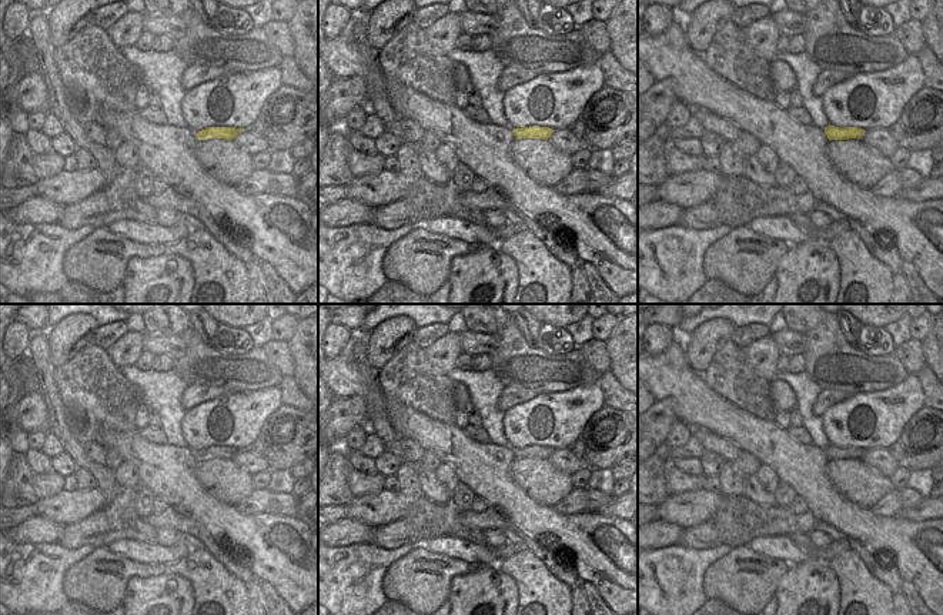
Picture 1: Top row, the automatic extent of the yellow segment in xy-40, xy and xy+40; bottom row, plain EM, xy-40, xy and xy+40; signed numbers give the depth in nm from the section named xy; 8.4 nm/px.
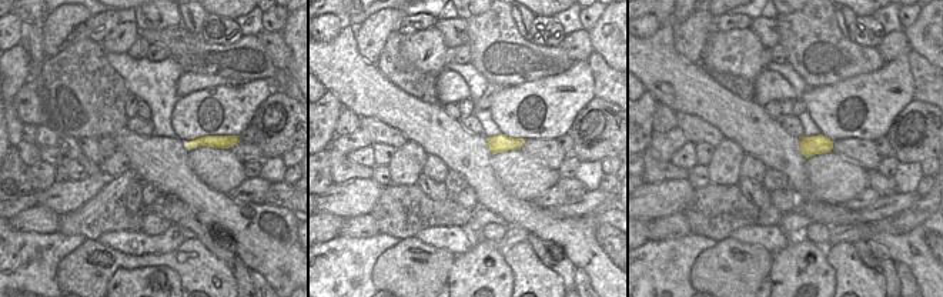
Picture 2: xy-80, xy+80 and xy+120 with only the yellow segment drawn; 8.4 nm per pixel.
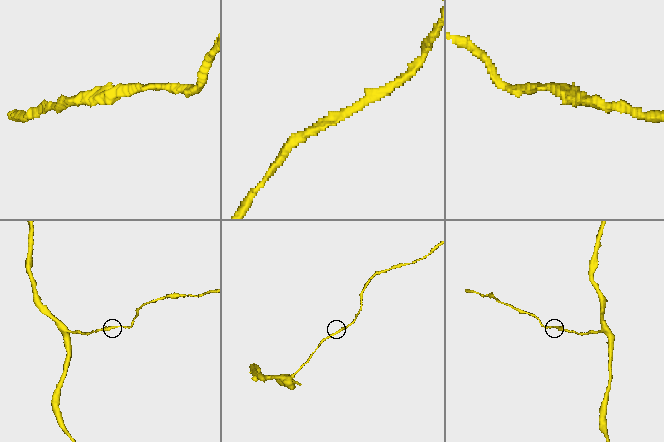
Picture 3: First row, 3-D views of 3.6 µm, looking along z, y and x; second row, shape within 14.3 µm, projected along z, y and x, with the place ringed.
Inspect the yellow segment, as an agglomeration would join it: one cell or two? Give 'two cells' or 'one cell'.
one cell

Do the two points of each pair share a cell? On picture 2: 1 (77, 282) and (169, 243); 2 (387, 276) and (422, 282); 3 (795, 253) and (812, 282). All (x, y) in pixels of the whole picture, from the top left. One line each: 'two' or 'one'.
1: two
2: one
3: one

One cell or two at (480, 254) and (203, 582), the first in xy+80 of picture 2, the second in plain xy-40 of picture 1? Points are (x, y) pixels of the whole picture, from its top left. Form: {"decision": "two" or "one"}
{"decision": "two"}

